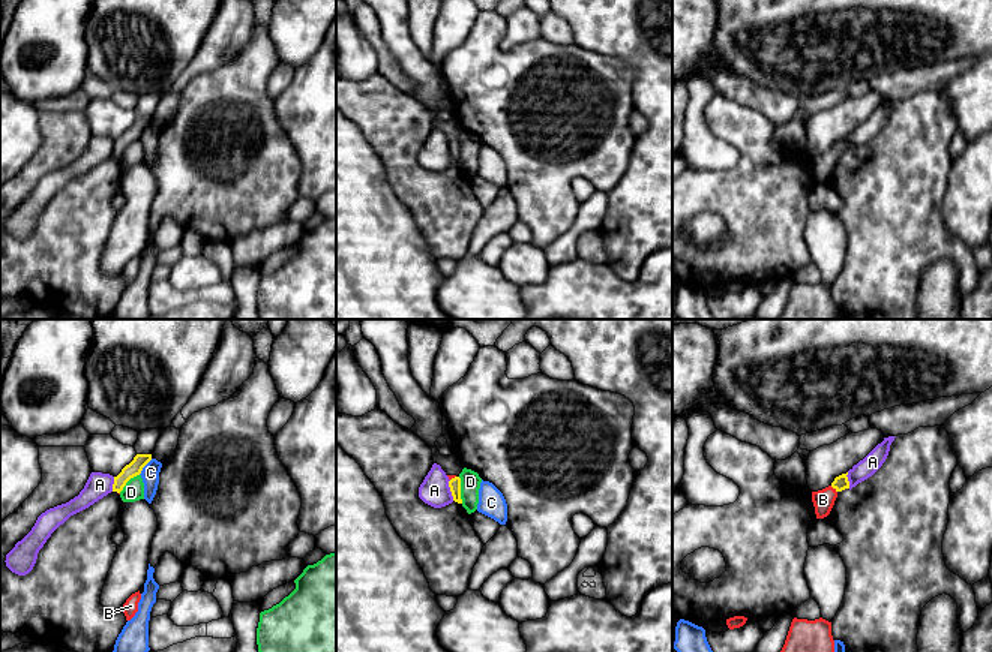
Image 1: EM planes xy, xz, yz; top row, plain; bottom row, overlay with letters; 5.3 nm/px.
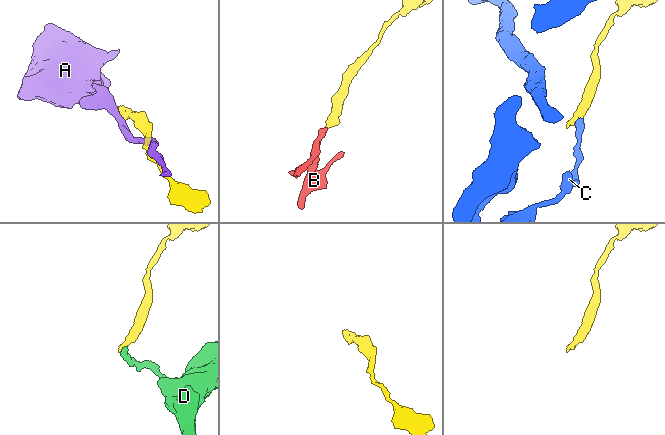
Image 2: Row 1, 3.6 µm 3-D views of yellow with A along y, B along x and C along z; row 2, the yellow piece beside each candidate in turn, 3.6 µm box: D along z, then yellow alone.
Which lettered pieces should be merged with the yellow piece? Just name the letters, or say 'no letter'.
B

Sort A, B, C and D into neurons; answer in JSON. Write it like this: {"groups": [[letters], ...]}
{"groups": [["A"], ["B"], ["C"], ["D"]]}

